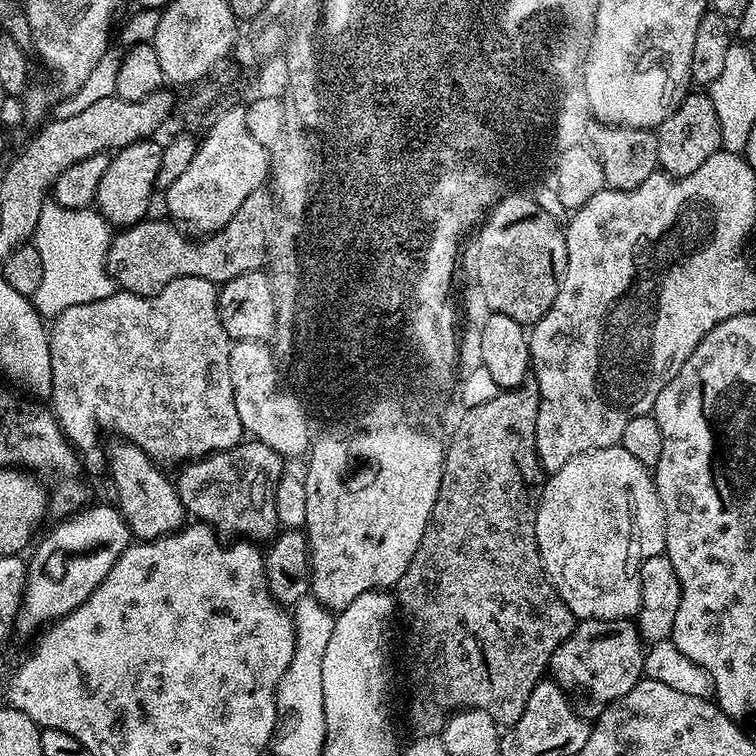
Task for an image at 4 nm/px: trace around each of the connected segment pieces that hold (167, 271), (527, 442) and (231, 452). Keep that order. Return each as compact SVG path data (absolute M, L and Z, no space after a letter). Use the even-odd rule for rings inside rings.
M264 190L252 192L250 198L246 198L246 202L242 202L242 206L238 206L238 214L234 214L234 218L230 218L226 227L197 239L200 240L197 244L192 241L195 239L185 235L168 218L163 218L164 220L145 218L139 224L130 224L127 228L117 231L112 237L106 254L108 275L112 277L112 283L117 289L133 292L136 296L153 296L161 292L170 282L174 282L183 276L201 276L212 284L219 286L247 272L261 271L268 258L268 237L270 235L268 208L270 212L269 193Z
M529 374L516 388L506 388L500 390L496 397L491 398L488 402L482 402L481 405L472 405L465 407L460 416L460 421L456 424L456 429L452 432L452 437L447 437L446 450L449 455L454 454L454 470L450 472L450 482L438 490L438 498L434 502L434 510L430 522L426 526L426 530L422 534L422 542L418 542L418 550L414 554L414 558L410 558L410 566L406 566L406 574L402 574L400 581L396 583L394 589L394 604L398 609L398 616L404 619L404 652L408 655L408 684L412 687L412 697L408 700L408 720L412 723L413 733L421 736L439 736L444 729L445 722L448 717L454 712L459 712L461 708L477 708L478 710L486 710L486 714L490 714L490 718L496 720L497 725L511 726L514 722L518 722L518 718L522 718L522 710L526 710L526 702L530 698L530 694L534 690L534 686L539 684L542 677L545 675L550 658L554 654L554 650L558 650L558 646L562 646L562 642L566 642L566 638L572 633L572 629L576 627L578 620L573 616L572 611L566 606L566 602L562 602L560 595L556 593L556 588L549 580L544 563L540 557L540 547L536 541L536 508L540 505L540 493L542 485L546 479L545 473L540 467L540 459L536 457L536 419L538 418L538 402L540 395L538 394L538 382L535 375Z
M245 439L221 452L209 452L198 460L185 463L174 476L176 493L182 502L185 513L199 523L211 524L217 533L230 538L247 538L252 542L271 541L278 531L278 514L274 510L274 489L280 477L285 475L285 457L279 456L261 440Z

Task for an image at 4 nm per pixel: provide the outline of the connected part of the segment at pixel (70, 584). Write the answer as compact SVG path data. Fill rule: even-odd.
M94 504L61 519L44 537L39 537L40 545L38 540L36 553L26 564L24 598L14 625L17 633L35 633L82 606L82 602L86 602L86 598L102 586L114 562L118 562L129 544L133 543L134 537L119 507Z

